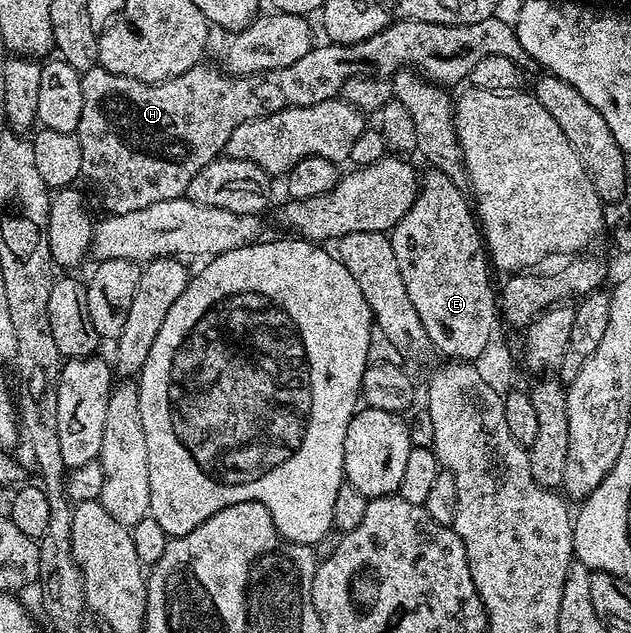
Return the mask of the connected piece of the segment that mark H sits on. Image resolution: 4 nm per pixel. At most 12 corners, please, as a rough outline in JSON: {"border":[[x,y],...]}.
{"border":[[500,18],[394,19],[239,76],[82,72],[81,174],[106,213],[185,196],[235,126],[404,66],[532,58]]}

